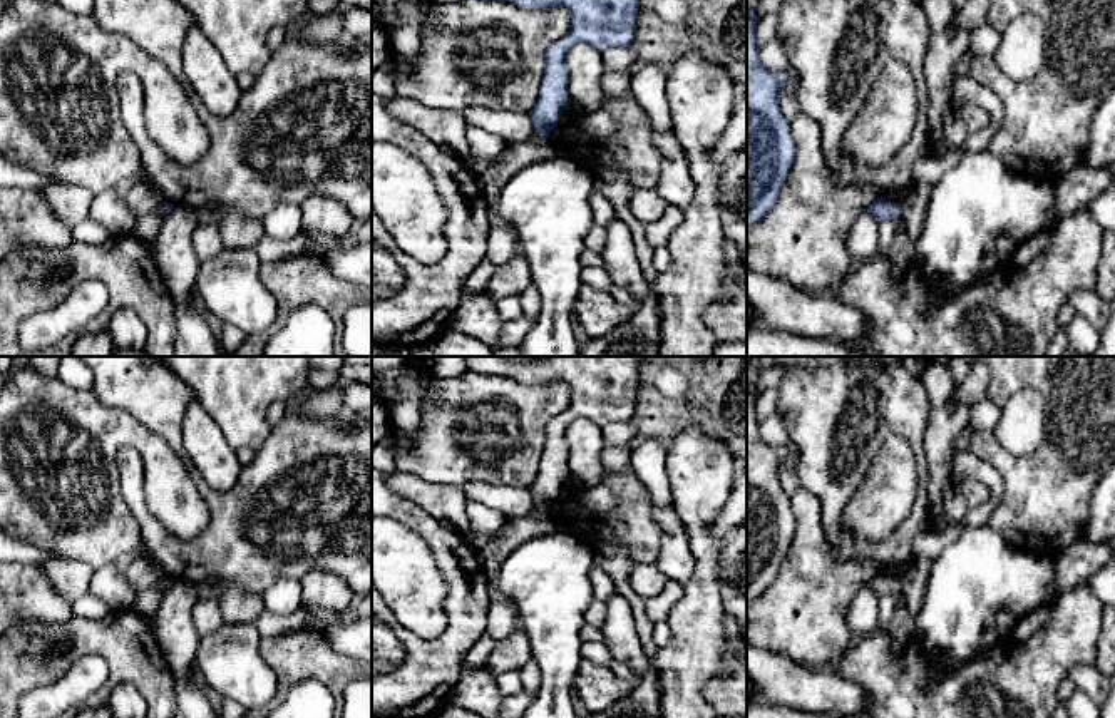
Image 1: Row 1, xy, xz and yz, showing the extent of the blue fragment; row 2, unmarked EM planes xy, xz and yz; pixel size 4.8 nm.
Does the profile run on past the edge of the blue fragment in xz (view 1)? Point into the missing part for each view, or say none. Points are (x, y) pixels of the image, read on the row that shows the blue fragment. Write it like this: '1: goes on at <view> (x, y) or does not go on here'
1: does not go on here

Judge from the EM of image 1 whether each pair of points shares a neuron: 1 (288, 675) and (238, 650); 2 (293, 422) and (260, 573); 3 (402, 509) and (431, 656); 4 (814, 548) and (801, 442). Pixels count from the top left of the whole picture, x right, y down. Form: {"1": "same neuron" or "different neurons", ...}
{"1": "different neurons", "2": "same neuron", "3": "same neuron", "4": "different neurons"}

